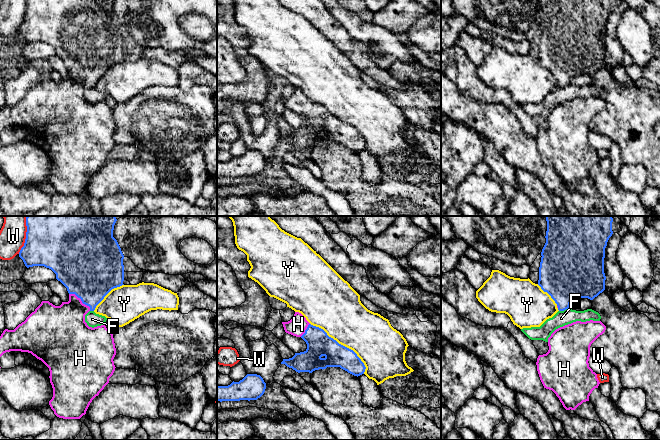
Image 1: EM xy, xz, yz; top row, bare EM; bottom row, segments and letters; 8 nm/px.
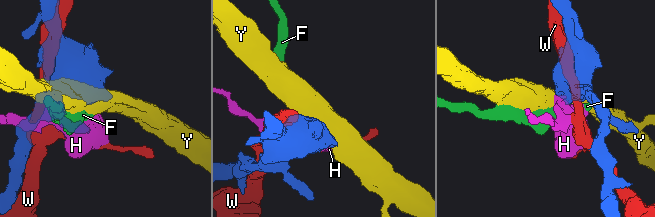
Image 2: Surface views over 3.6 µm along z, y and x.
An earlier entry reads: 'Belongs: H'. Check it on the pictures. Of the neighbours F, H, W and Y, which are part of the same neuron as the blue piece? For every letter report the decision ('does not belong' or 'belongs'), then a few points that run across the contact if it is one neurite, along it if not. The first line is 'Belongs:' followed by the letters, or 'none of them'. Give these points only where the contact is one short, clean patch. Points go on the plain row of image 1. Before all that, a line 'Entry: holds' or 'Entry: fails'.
Entry: holds
Belongs: H
F: does not belong
H: belongs; line xy (89, 46), (87, 64), (81, 76), (64, 102)
W: does not belong
Y: does not belong

